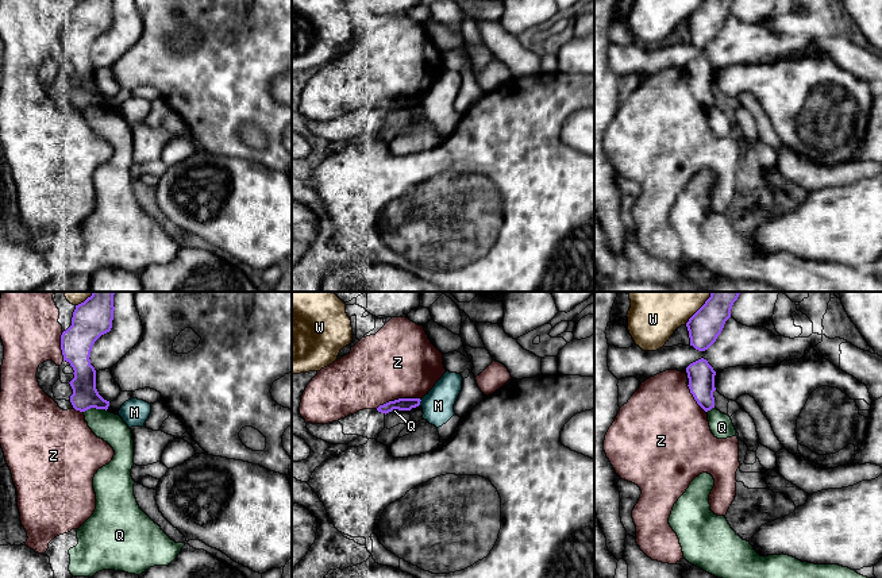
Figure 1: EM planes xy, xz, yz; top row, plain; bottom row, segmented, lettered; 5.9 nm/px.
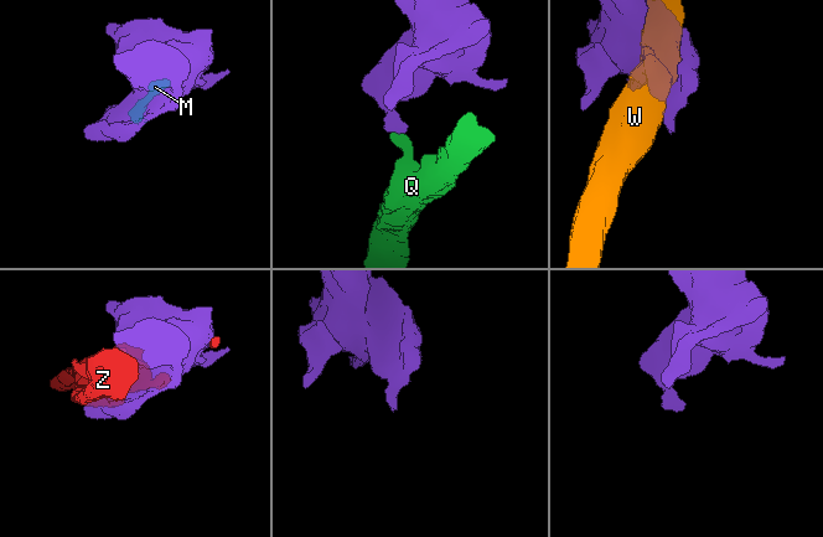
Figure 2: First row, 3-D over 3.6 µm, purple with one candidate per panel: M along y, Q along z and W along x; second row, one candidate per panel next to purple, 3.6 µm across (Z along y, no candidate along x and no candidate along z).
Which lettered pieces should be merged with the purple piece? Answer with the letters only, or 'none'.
none

